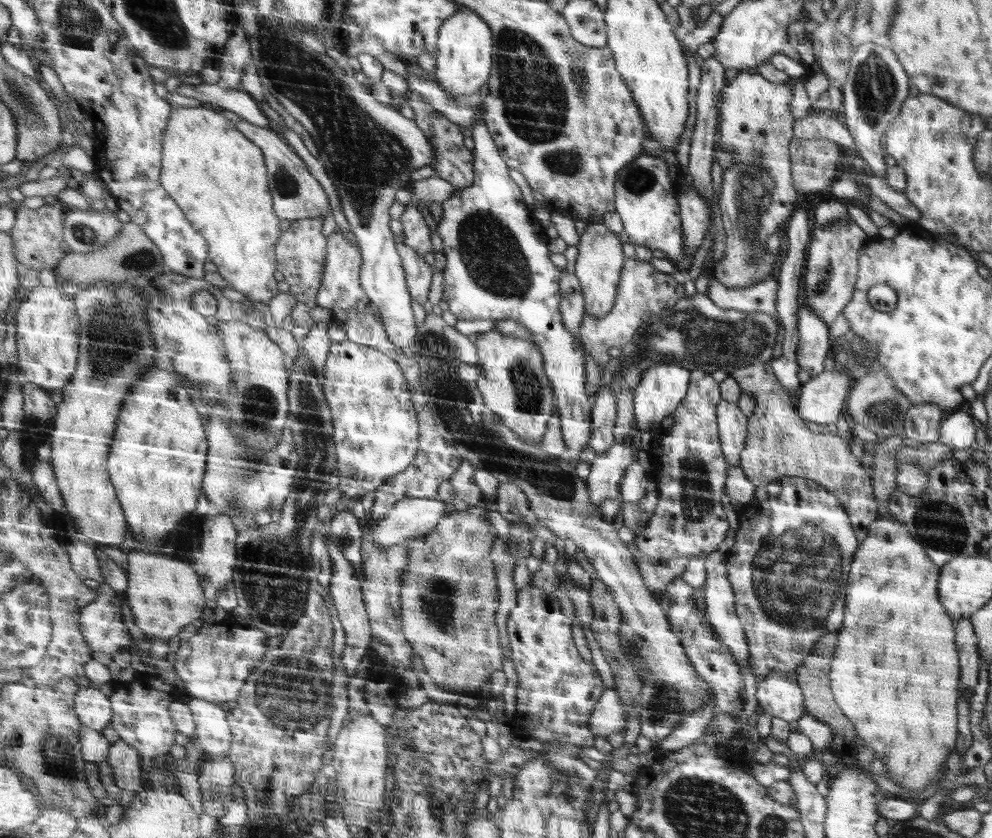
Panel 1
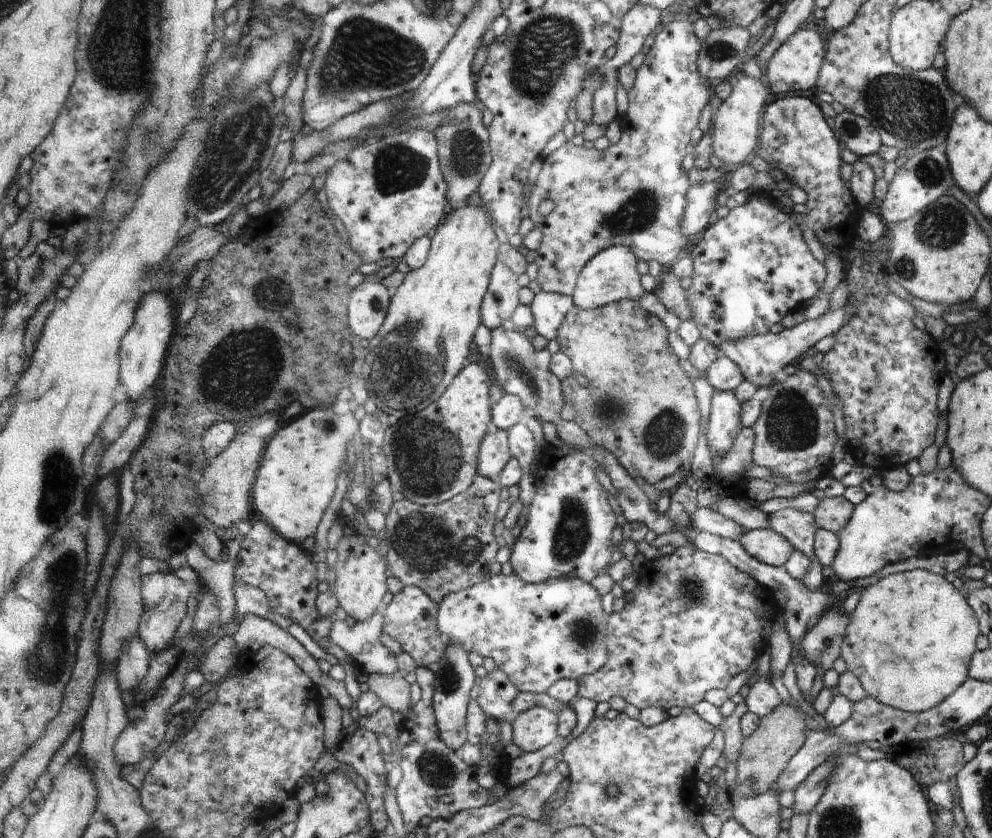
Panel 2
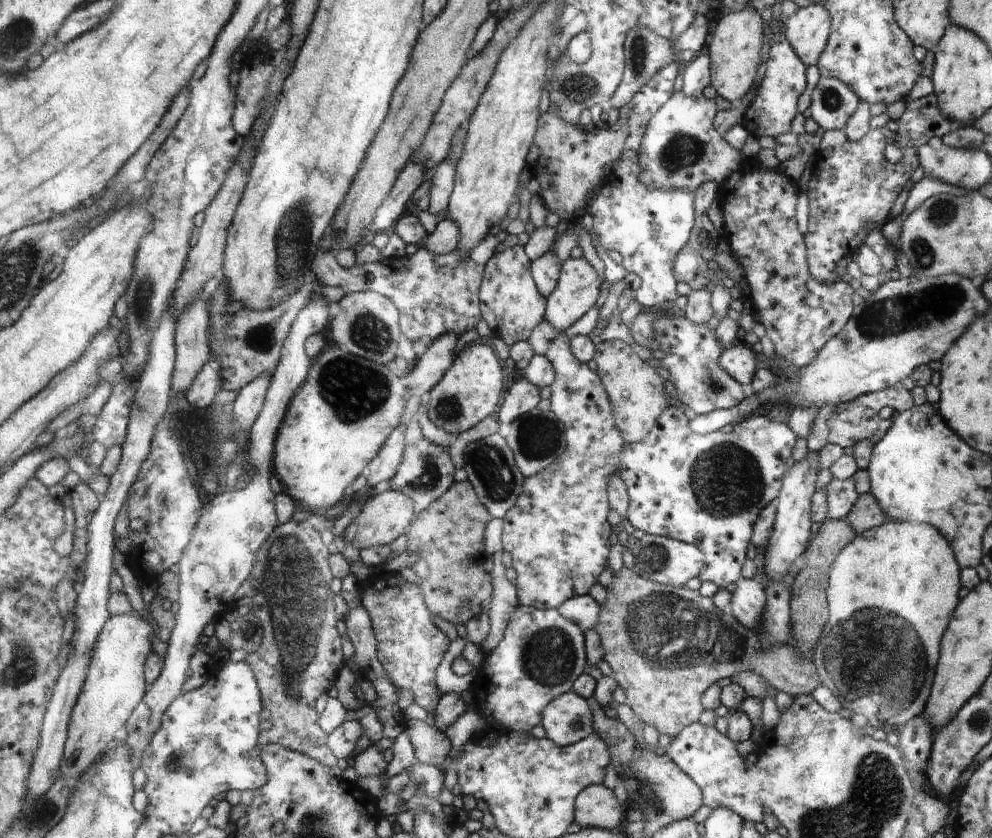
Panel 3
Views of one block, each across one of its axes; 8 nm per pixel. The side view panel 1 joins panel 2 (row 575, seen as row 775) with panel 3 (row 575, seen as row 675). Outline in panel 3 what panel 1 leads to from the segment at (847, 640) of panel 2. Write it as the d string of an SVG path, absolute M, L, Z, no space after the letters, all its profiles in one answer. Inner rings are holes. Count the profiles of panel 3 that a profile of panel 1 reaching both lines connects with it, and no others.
M887 520L855 536L841 550L841 556L837 556L833 576L829 576L829 624L825 624L825 636L819 636L811 656L819 684L825 686L841 706L849 708L849 712L869 716L873 724L895 726L913 716L921 716L927 702L925 698L929 698L931 680L935 680L935 660L937 652L941 652L939 638L943 638L947 620L951 620L957 604L961 582L957 572L961 570L957 568L957 558L953 558L949 550L949 542L933 526ZM859 644L865 644L867 652L857 652Z

